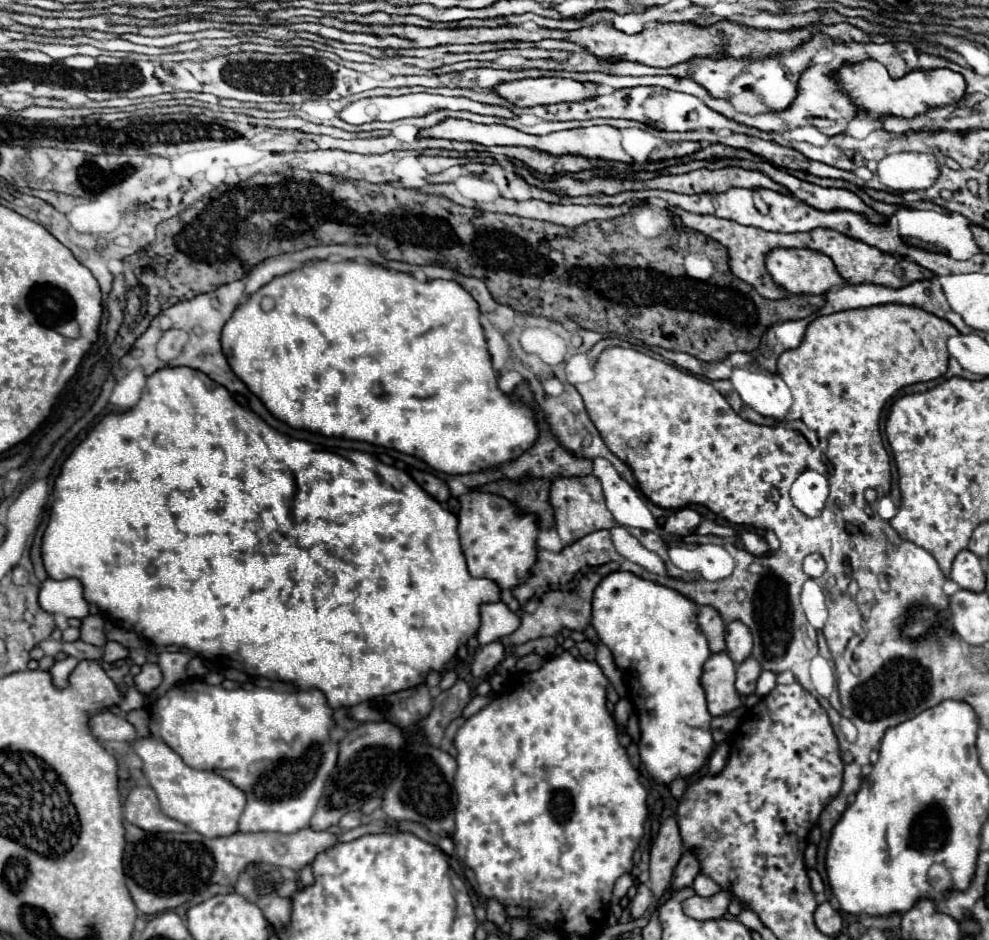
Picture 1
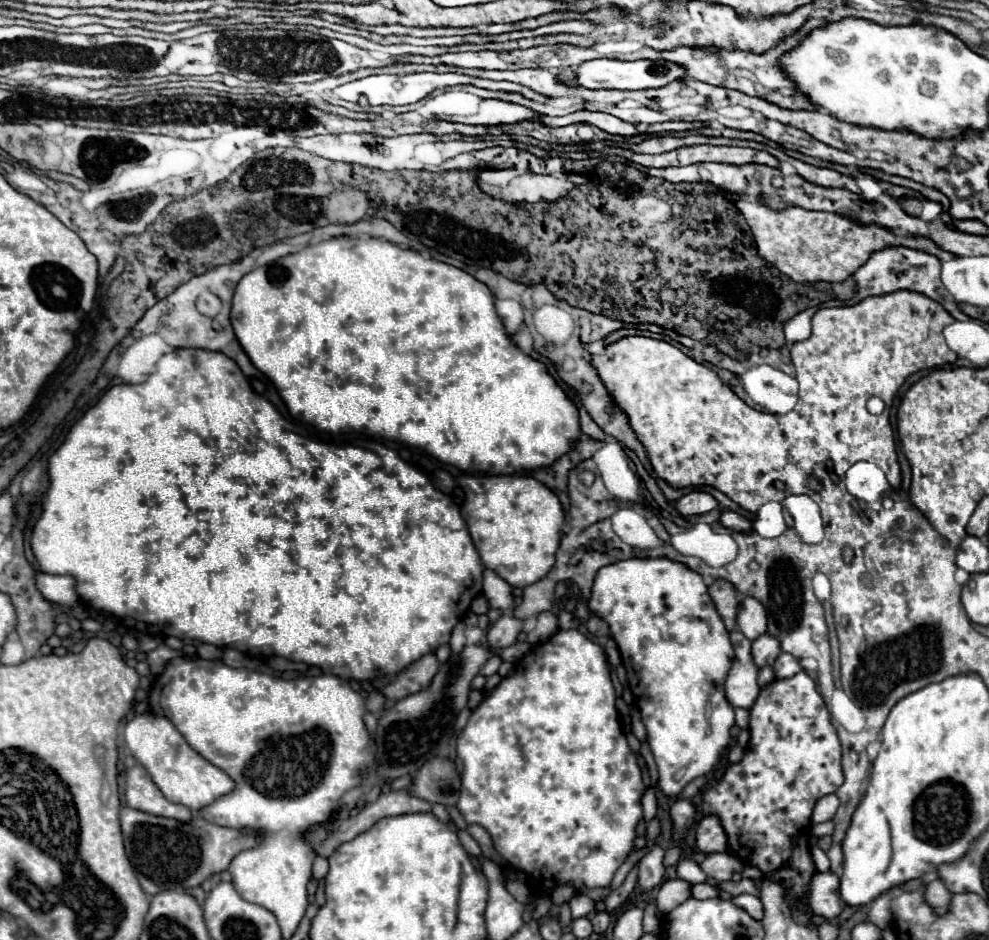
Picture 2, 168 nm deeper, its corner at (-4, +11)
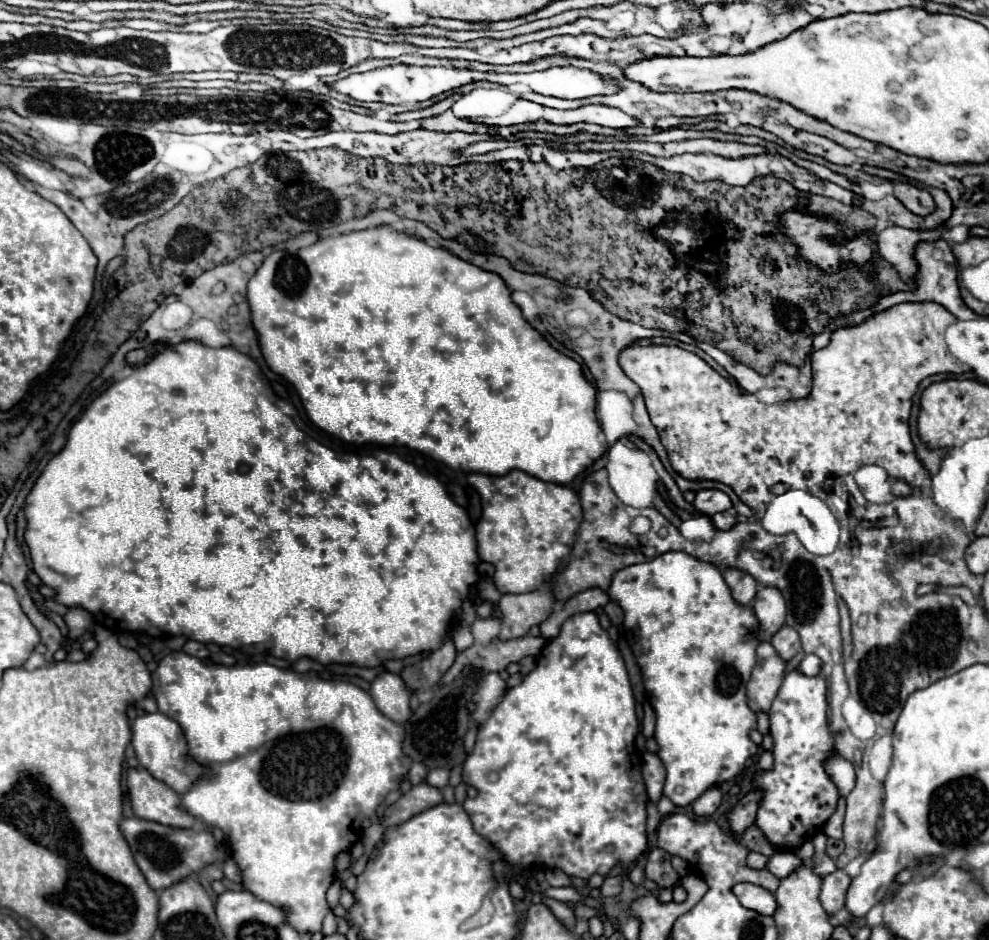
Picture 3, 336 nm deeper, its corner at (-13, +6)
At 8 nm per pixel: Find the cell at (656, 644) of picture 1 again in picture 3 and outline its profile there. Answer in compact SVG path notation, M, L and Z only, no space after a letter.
M672 551L672 553L664 553L658 555L652 561L646 563L638 563L638 565L630 565L626 569L620 569L614 579L612 585L608 589L608 595L612 601L616 601L622 609L624 609L624 629L626 629L626 637L628 643L634 651L634 657L640 665L642 677L644 677L644 687L646 687L646 695L648 701L654 707L656 713L656 733L654 739L658 743L658 757L666 769L666 783L664 783L664 795L678 807L686 807L692 801L696 801L706 789L720 785L724 781L734 779L746 765L746 759L758 753L758 745L750 739L750 731L756 729L756 713L748 707L748 699L746 699L746 681L750 681L750 673L752 667L756 665L756 647L760 645L760 637L764 641L764 635L760 635L760 623L754 617L754 609L750 605L740 605L734 601L730 587L726 585L722 571L716 565L710 565L706 561L698 561L696 557L690 557L688 553L682 551Z

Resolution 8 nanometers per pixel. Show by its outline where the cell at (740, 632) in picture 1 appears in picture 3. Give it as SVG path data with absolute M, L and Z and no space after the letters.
M760 587L754 597L754 611L764 633L776 633L784 625L786 599L774 587Z

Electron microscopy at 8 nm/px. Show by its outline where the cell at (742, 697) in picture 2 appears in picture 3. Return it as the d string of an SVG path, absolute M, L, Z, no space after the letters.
M760 643L756 649L758 663L752 671L748 683L748 705L752 711L768 711L784 679L786 661L778 657L776 649L770 643Z

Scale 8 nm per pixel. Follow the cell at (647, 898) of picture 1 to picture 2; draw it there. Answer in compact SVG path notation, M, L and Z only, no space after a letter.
M655 844L651 848L651 852L641 858L641 862L639 862L639 886L643 892L649 892L655 886L661 886L663 874L665 874L663 854L665 854L665 850L659 844Z

